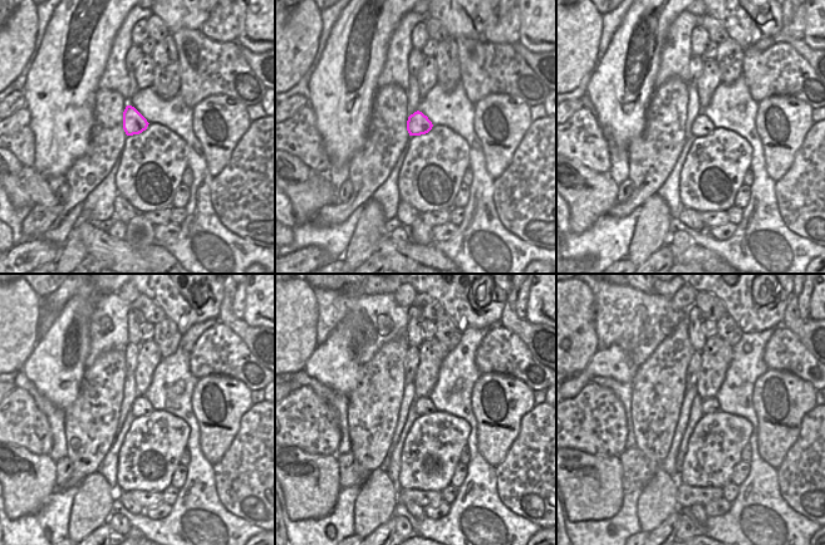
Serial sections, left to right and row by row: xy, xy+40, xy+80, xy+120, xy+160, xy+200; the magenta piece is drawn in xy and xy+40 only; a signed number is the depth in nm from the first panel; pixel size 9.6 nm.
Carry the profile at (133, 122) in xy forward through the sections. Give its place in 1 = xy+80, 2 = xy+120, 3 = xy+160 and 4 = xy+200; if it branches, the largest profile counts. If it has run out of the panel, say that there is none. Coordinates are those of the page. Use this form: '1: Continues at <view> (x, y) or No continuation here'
1: Continues at xy+80 (702, 126)
2: Continues at xy+120 (141, 407)
3: Continues at xy+160 (423, 406)
4: Continues at xy+200 (710, 404).

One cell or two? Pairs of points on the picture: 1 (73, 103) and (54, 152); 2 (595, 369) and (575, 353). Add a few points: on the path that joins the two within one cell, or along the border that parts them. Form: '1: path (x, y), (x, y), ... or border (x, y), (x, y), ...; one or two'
1: path (62, 116), (60, 140); one
2: border (597, 349), (590, 361), (576, 374); two

